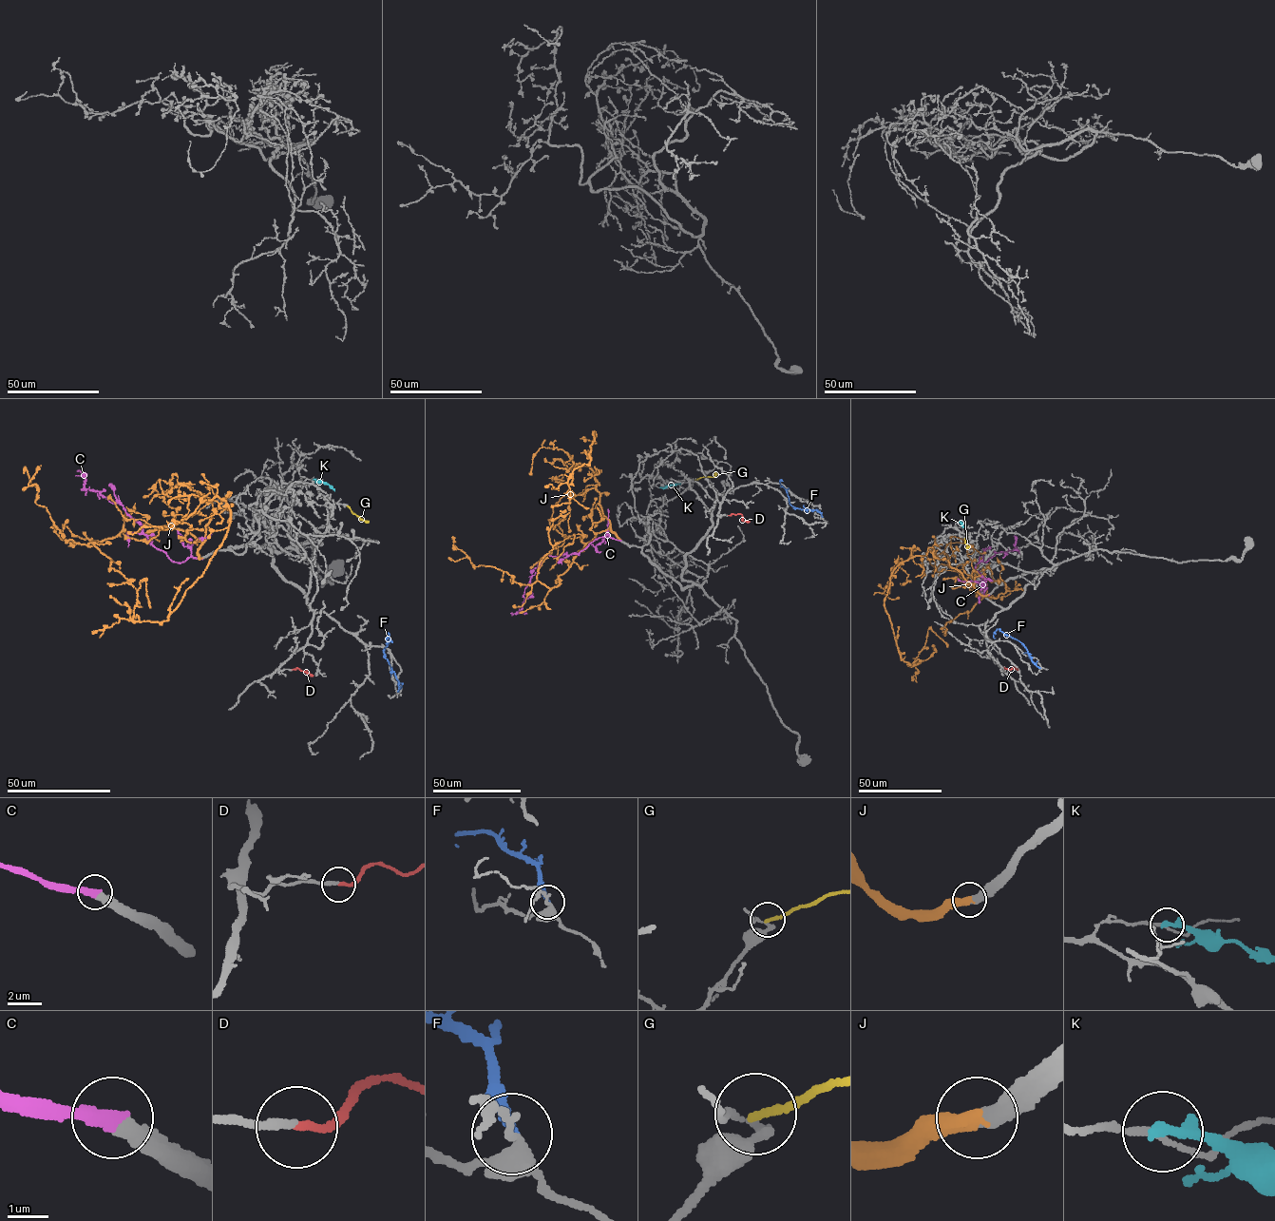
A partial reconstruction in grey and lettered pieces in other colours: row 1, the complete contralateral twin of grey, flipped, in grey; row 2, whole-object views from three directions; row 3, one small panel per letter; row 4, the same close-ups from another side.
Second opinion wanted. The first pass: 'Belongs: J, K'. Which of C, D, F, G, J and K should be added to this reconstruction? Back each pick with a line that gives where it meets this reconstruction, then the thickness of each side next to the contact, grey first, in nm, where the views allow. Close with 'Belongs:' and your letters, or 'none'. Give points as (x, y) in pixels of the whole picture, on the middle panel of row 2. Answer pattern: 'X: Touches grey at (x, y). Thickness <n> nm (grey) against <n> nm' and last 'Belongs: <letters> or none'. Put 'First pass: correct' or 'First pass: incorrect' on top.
First pass: incorrect
D: Touches grey at (729, 515). Thickness 170 nm (grey) against 160 nm
J: Touches grey at (620, 540). Thickness 460 nm (grey) against 550 nm
Belongs: D, J

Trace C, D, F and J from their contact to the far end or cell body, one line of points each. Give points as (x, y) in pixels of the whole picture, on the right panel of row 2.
C: (989, 594), (980, 596), (978, 602), (985, 590), (977, 564), (1012, 550), (1014, 537)
D: (1004, 669), (1014, 667), (1018, 670)
F: (1040, 668), (1019, 641), (999, 629), (994, 633), (996, 638)
J: (988, 594), (935, 557), (932, 547), (895, 568), (884, 601), (900, 657), (912, 665), (929, 628), (947, 647)

